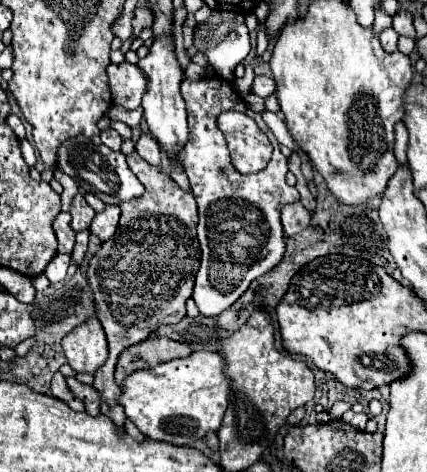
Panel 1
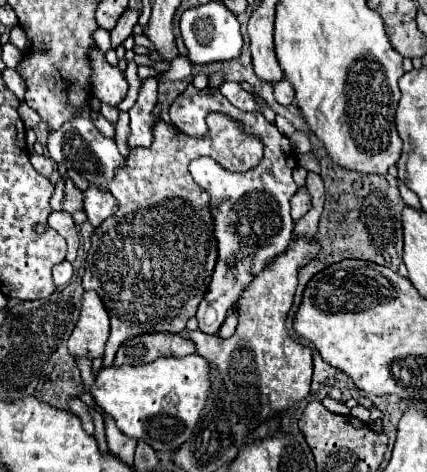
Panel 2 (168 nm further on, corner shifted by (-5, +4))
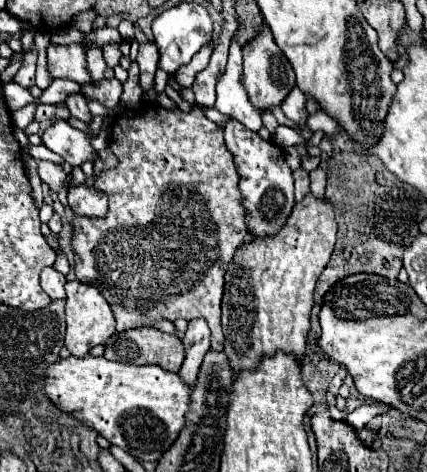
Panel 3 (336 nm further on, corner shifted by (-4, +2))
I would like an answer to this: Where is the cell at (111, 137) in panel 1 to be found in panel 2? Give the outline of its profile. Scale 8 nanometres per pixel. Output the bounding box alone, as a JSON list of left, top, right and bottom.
[91,112,115,136]

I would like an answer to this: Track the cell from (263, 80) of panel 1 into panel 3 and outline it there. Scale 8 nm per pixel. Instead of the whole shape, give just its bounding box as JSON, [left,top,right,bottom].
[282,88,306,126]

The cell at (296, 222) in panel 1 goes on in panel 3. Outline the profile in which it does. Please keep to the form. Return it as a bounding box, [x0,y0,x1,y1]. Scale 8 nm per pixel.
[292,168,310,204]

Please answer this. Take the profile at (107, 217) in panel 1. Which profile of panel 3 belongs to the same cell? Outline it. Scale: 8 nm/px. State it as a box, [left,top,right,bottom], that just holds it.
[68,186,108,218]

